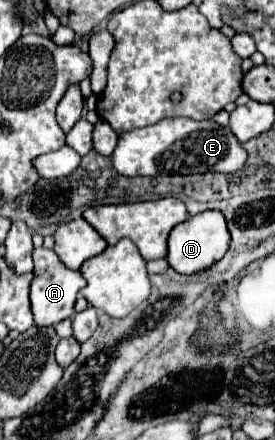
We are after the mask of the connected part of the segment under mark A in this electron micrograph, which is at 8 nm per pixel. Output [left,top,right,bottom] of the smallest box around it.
[31,247,85,327]

